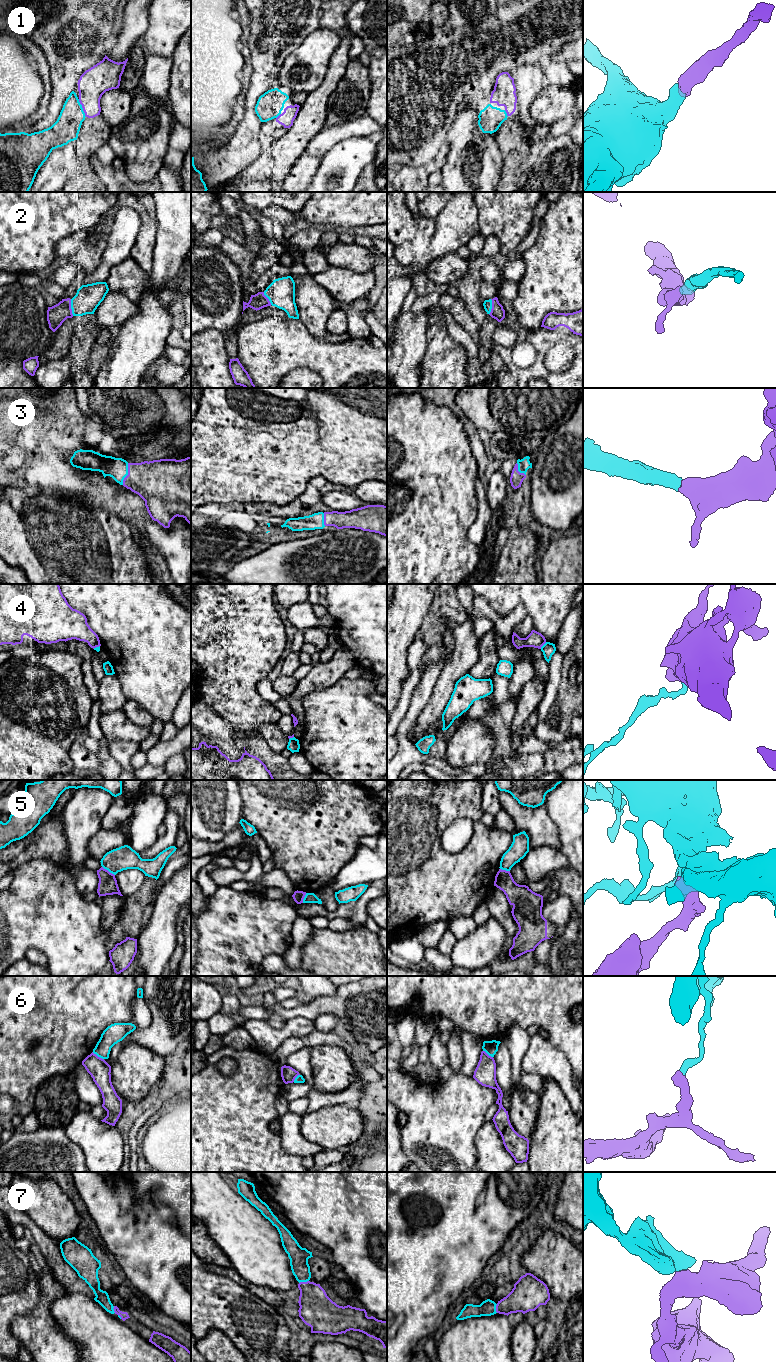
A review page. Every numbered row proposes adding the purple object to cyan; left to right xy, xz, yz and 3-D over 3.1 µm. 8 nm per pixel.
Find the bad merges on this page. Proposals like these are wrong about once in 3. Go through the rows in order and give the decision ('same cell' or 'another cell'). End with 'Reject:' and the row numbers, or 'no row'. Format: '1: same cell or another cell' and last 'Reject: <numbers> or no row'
1: same cell
2: same cell
3: same cell
4: another cell
5: another cell
6: another cell
7: same cell
Reject: 4, 5, 6

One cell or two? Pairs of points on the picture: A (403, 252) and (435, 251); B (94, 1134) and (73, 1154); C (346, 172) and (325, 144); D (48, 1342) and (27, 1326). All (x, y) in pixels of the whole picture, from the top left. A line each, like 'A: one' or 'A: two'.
A: two
B: two
C: two
D: one

